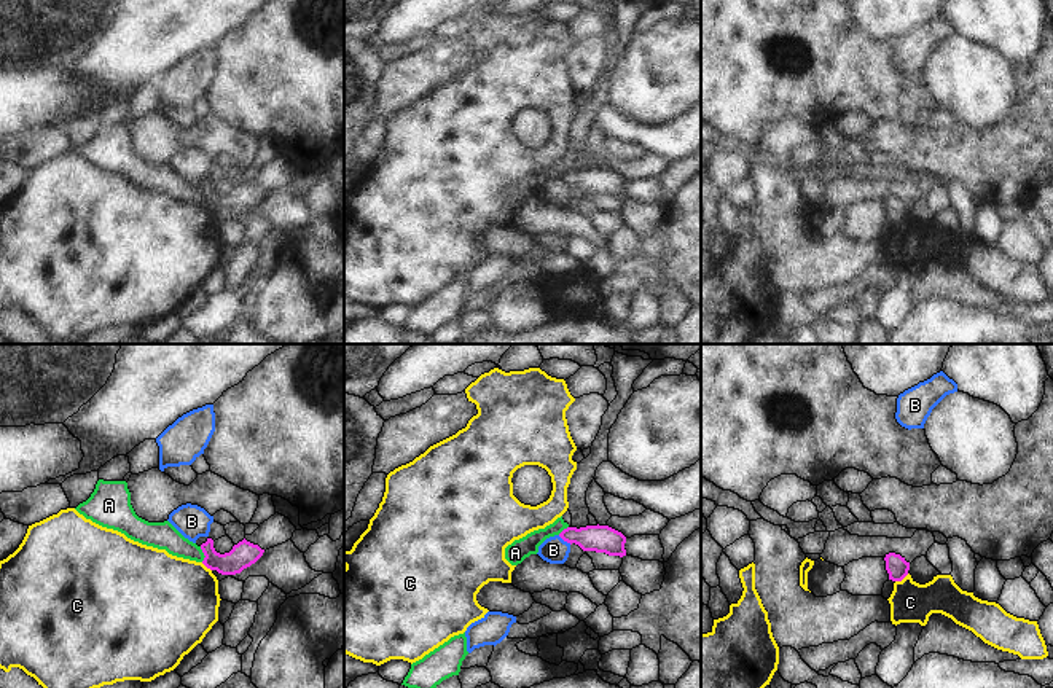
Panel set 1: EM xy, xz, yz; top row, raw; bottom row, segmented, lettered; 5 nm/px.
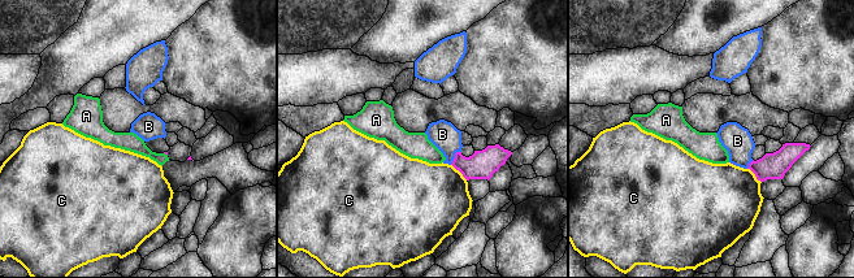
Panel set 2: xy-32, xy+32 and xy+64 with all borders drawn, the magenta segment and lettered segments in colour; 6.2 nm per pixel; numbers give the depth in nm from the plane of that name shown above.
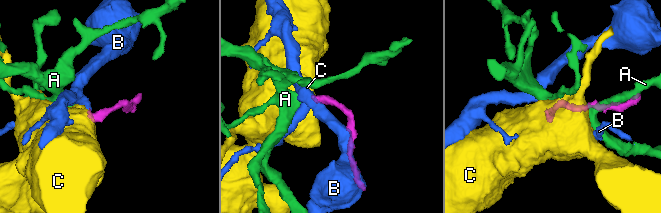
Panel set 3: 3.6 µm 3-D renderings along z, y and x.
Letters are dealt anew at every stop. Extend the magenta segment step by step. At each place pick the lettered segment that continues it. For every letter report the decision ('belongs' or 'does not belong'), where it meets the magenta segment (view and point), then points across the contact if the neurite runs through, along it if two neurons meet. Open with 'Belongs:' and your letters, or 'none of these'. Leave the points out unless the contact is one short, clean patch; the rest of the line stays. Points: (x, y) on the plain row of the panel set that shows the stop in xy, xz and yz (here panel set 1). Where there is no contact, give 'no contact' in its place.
Belongs: none of these
A: does not belong | xy (204, 198) | along xy (199, 190), (204, 199), (203, 204)
B: does not belong | xz (564, 183) | along xz (558, 179), (571, 187)
C: does not belong | yz (902, 222) | along yz (908, 217), (896, 225)

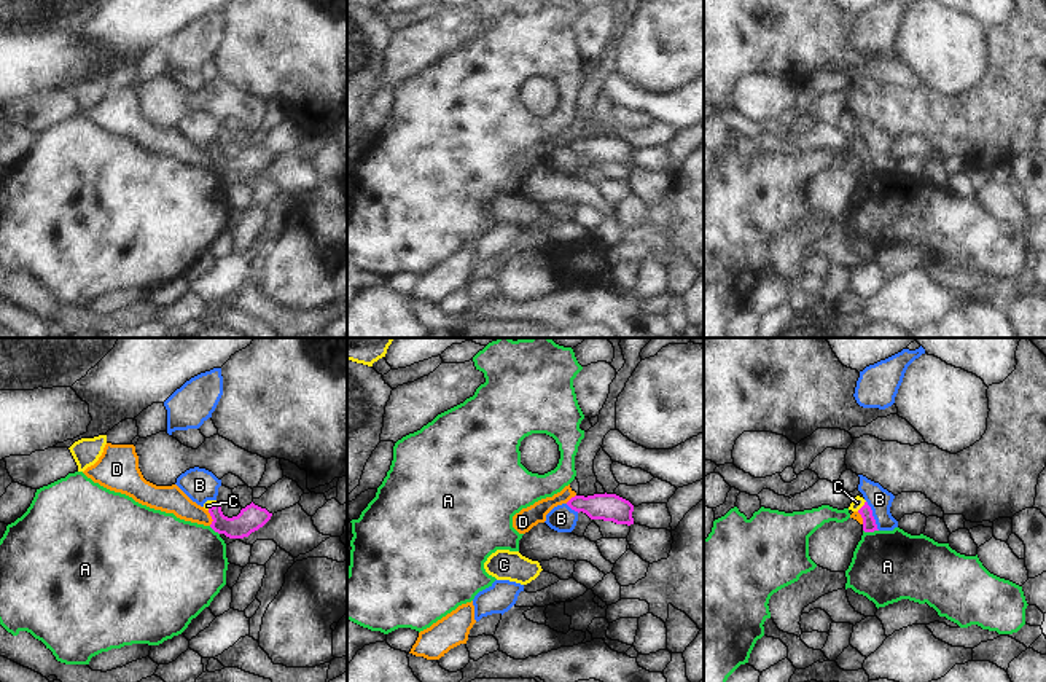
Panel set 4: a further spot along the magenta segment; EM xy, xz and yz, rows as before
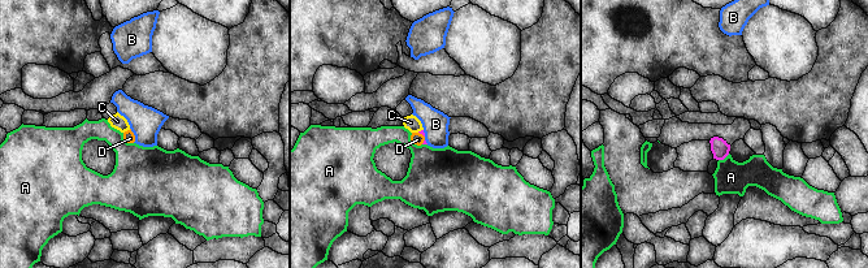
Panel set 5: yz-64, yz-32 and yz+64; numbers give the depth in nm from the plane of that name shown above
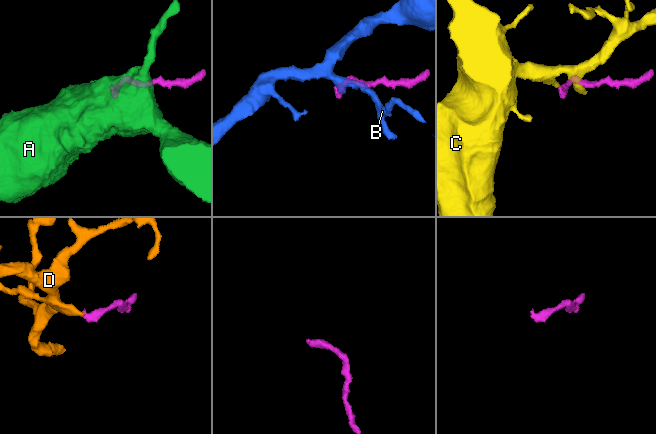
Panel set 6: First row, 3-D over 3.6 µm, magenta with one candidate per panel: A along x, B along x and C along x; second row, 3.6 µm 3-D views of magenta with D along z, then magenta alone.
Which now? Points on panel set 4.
Belongs: C
A: does not belong | yz (871, 174) | along yz (863, 172), (878, 174)
B: does not belong | yz (871, 158) | along yz (866, 144), (879, 172)
C: belongs | yz (863, 148) | across yz (870, 168), (863, 148), (857, 145)
D: does not belong | xy (212, 161) | along xy (207, 153), (212, 163), (210, 168)

